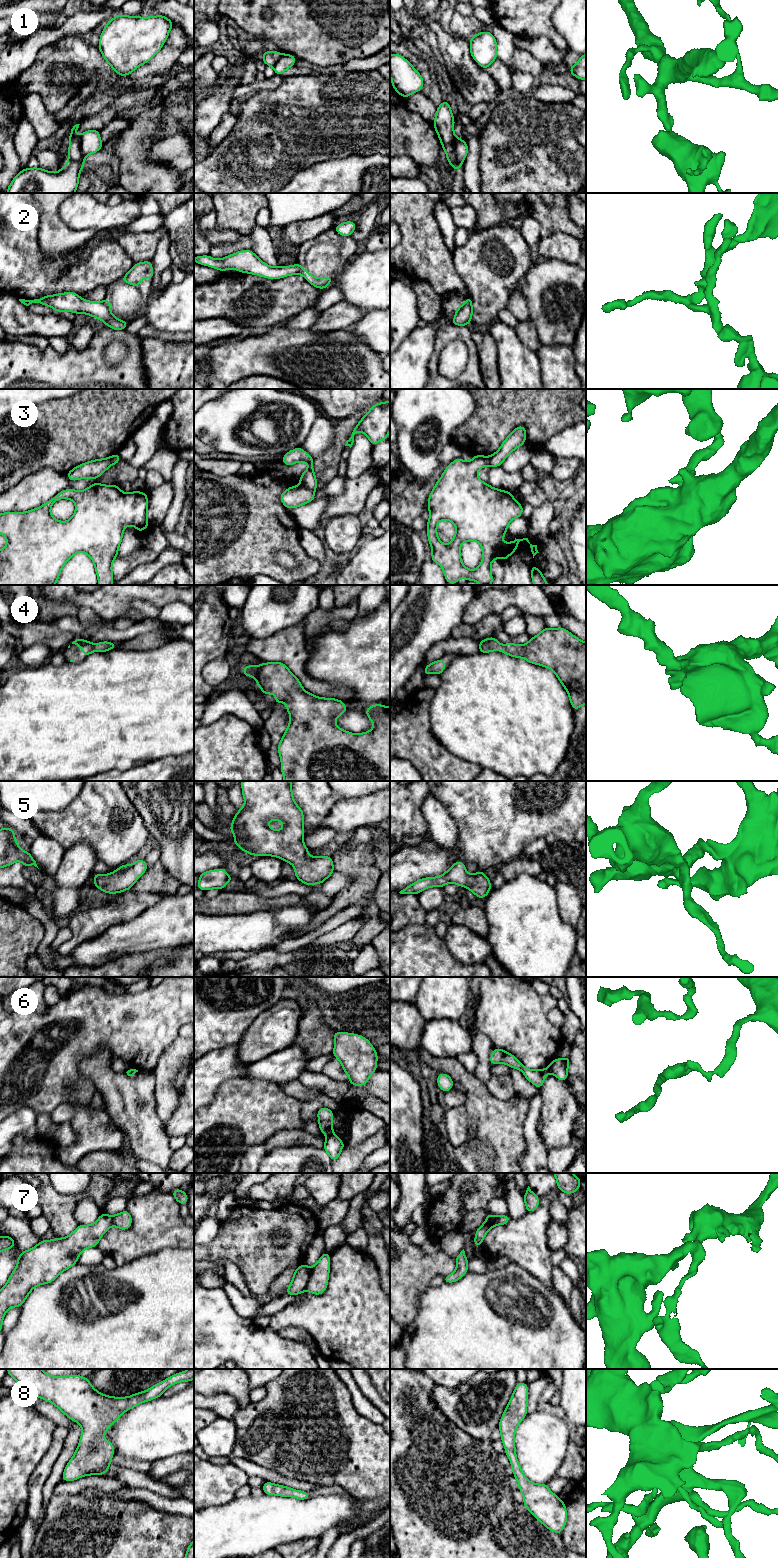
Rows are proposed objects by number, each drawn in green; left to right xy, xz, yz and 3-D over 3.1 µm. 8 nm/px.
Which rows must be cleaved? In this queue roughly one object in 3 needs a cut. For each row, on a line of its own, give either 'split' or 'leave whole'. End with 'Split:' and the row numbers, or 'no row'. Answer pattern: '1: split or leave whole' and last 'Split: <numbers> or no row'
1: split
2: split
3: split
4: leave whole
5: leave whole
6: split
7: split
8: leave whole
Split: 1, 2, 3, 6, 7

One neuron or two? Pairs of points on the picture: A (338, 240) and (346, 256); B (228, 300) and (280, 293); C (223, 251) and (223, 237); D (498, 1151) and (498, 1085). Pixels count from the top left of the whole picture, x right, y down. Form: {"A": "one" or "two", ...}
{"A": "one", "B": "one", "C": "two", "D": "two"}

